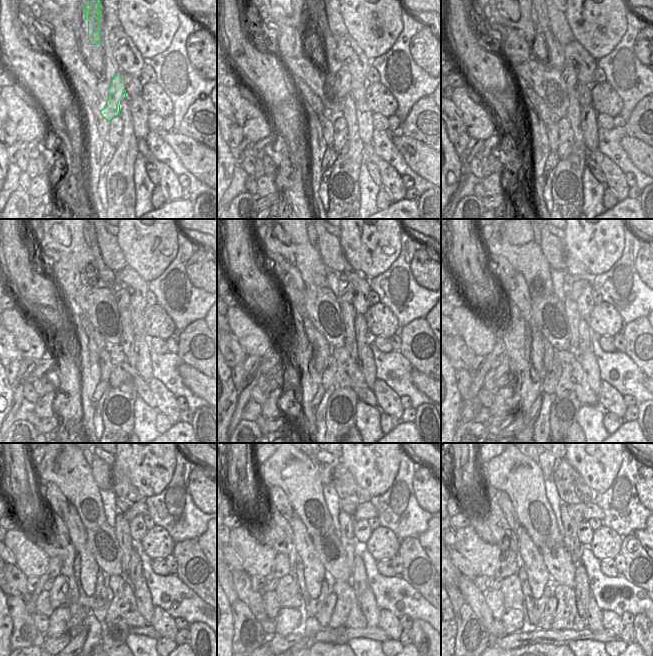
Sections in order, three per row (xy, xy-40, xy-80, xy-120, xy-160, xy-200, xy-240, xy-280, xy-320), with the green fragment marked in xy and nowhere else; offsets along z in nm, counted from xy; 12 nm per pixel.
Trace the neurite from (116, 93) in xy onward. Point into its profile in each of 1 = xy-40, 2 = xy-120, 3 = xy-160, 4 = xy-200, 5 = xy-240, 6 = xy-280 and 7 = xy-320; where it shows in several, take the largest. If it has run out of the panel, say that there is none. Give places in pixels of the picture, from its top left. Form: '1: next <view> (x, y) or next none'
1: next xy-40 (343, 78)
2: next xy-120 (121, 295)
3: next xy-160 (346, 294)
4: next xy-200 (573, 292)
5: next xy-240 (136, 508)
6: next xy-280 (365, 511)
7: next xy-320 (591, 510)

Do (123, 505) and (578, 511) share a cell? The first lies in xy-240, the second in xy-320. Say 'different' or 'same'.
same

